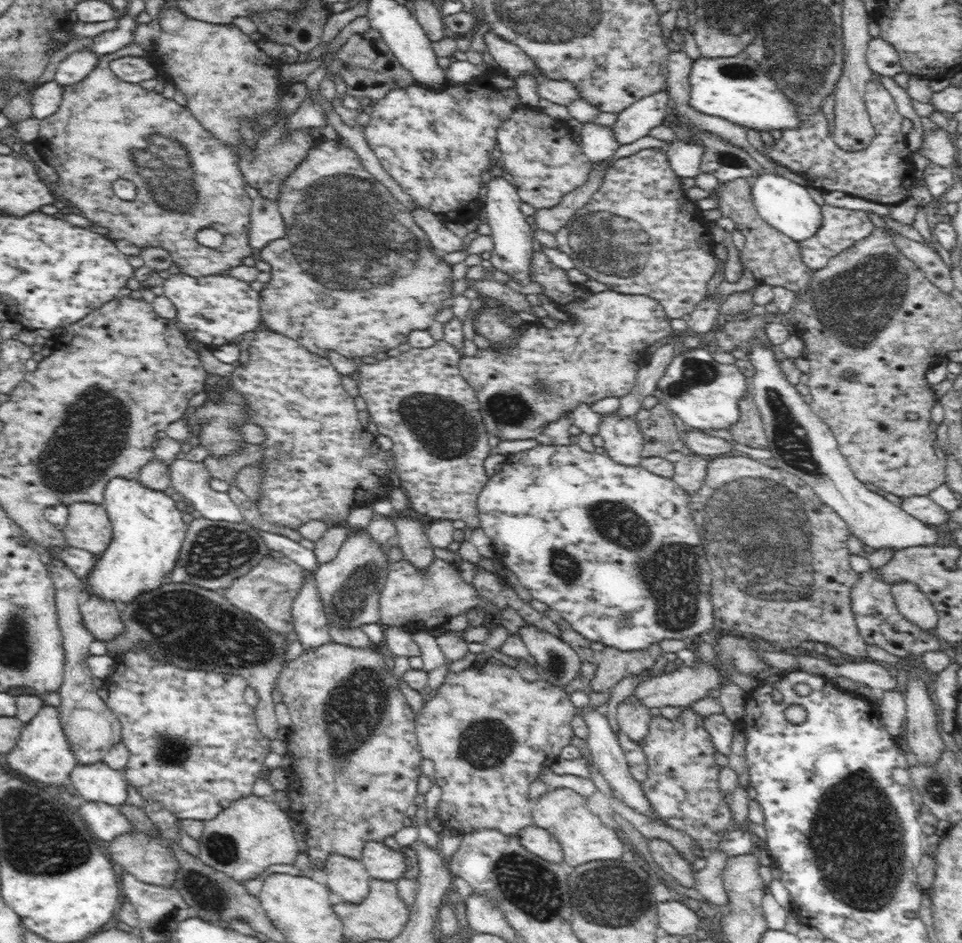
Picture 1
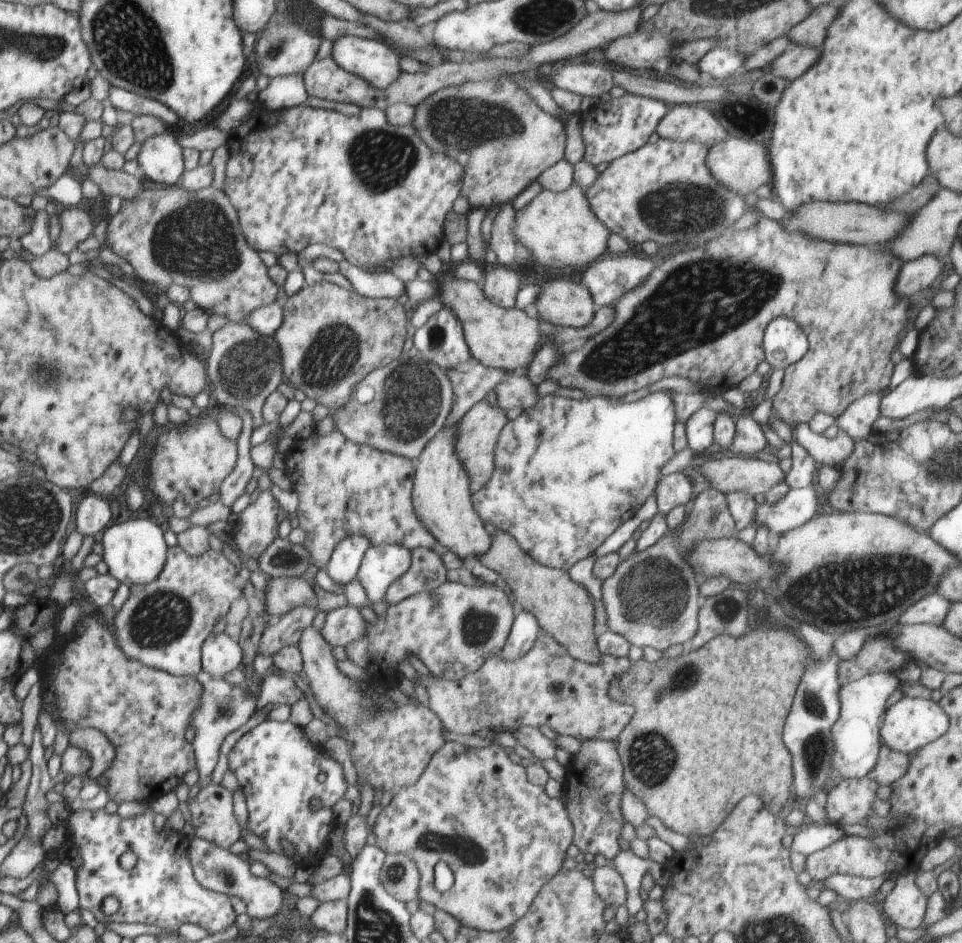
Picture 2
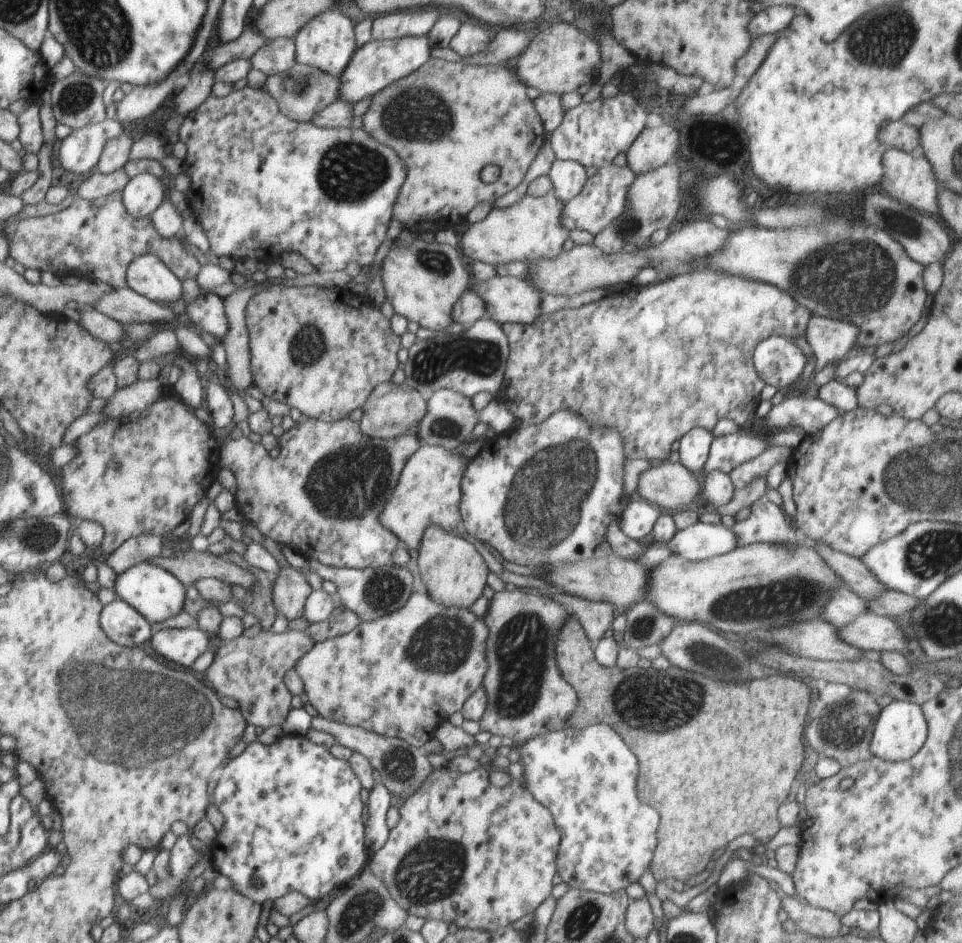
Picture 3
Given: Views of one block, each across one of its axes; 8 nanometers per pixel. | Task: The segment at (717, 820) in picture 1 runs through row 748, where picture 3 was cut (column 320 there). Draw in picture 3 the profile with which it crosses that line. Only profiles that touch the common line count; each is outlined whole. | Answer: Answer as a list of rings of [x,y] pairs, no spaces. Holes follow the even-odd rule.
[[[412,593],[408,602],[396,612],[377,618],[372,622],[360,622],[358,626],[346,634],[338,635],[336,638],[328,639],[324,643],[316,643],[296,663],[295,671],[302,679],[304,690],[308,700],[317,710],[320,717],[334,722],[344,723],[348,726],[360,727],[384,737],[396,737],[406,741],[409,745],[424,748],[424,744],[434,737],[434,730],[455,712],[461,712],[466,699],[481,687],[482,679],[486,674],[488,663],[486,660],[486,641],[489,632],[483,619],[478,618],[468,609],[458,607],[445,607],[435,603],[427,594]]]

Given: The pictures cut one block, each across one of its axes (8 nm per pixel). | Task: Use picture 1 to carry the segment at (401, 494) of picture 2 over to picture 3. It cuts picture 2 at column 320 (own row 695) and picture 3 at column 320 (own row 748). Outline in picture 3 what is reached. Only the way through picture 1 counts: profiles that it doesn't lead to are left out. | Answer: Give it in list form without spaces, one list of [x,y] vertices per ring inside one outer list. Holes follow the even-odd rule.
[[[346,417],[342,420],[329,423],[318,419],[306,419],[302,423],[296,423],[291,429],[284,431],[278,440],[280,455],[272,458],[270,453],[260,444],[254,443],[248,437],[243,436],[239,440],[229,439],[221,448],[221,464],[224,468],[230,468],[237,480],[237,493],[235,496],[236,508],[243,514],[244,520],[256,526],[264,537],[272,538],[277,543],[288,545],[293,551],[300,553],[307,559],[318,560],[323,565],[331,567],[346,567],[349,569],[365,569],[396,565],[392,558],[392,551],[399,546],[399,538],[385,529],[379,521],[379,516],[388,499],[394,494],[395,484],[401,475],[406,461],[422,446],[420,438],[414,432],[406,432],[404,435],[394,437],[393,439],[376,439],[365,435],[360,430],[359,422]]]

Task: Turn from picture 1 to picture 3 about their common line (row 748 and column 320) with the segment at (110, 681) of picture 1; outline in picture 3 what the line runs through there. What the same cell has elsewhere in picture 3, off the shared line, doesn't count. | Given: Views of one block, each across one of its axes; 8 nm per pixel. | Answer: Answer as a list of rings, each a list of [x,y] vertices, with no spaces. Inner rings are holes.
[[[244,87],[241,91],[229,92],[226,96],[216,98],[216,96],[208,96],[208,98],[196,110],[187,115],[182,122],[179,130],[179,140],[187,146],[188,152],[188,168],[187,174],[191,178],[191,186],[189,188],[187,199],[194,216],[200,220],[200,224],[206,233],[209,242],[209,252],[220,256],[229,256],[237,260],[245,260],[254,258],[254,260],[278,261],[279,255],[284,251],[296,251],[304,255],[308,262],[319,271],[338,272],[344,270],[349,262],[355,262],[357,266],[370,266],[374,262],[376,250],[386,239],[386,231],[392,219],[391,212],[394,201],[403,188],[407,177],[407,166],[398,158],[398,154],[389,146],[379,143],[372,138],[362,128],[337,128],[327,129],[320,128],[306,121],[295,121],[284,116],[279,111],[276,100],[270,96],[264,89],[256,89],[255,87]]]

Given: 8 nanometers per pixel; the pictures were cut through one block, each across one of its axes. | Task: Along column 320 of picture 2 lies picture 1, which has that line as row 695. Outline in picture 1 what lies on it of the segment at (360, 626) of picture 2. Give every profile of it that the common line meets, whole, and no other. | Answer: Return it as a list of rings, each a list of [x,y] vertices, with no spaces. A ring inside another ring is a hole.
[[[632,694],[618,705],[616,720],[620,730],[640,744],[649,731],[652,715],[653,711],[642,705]]]

